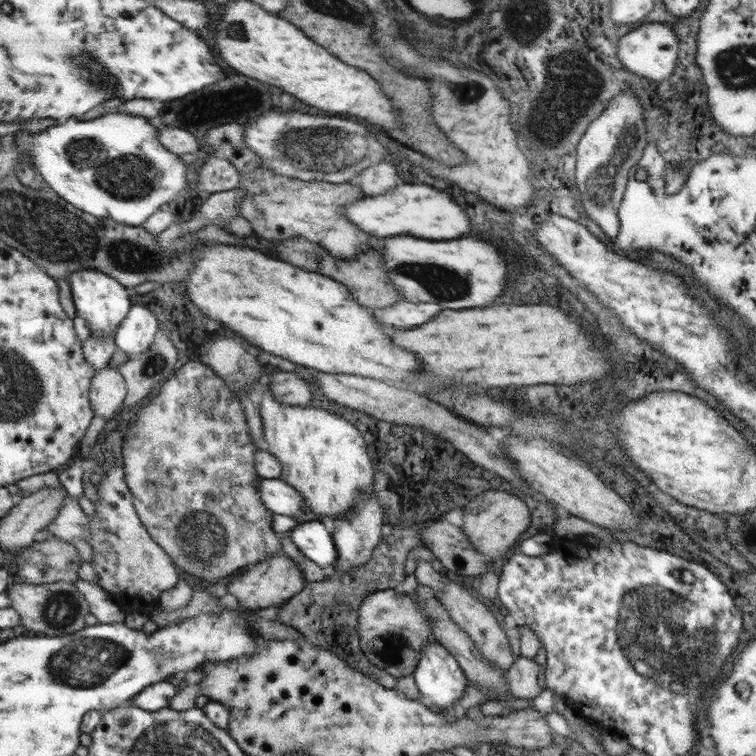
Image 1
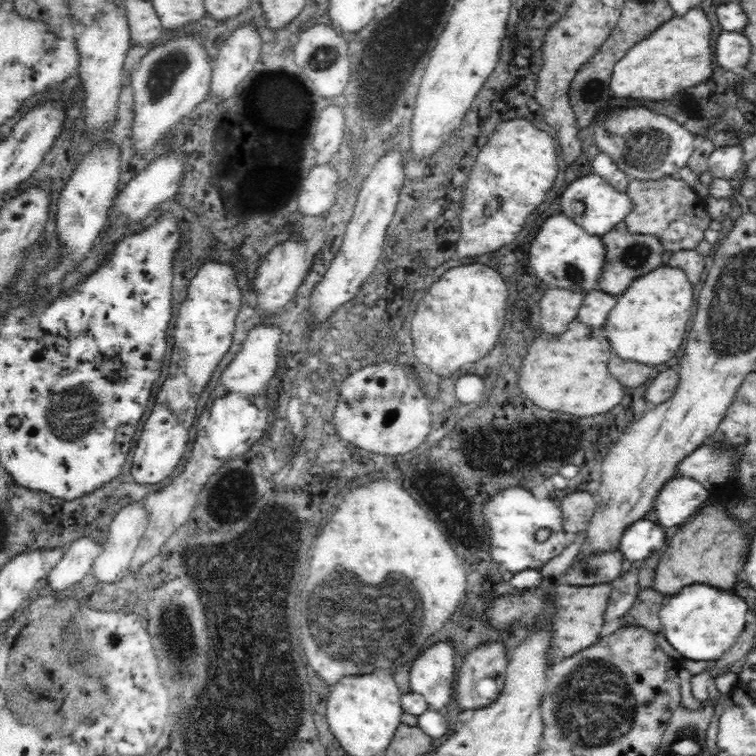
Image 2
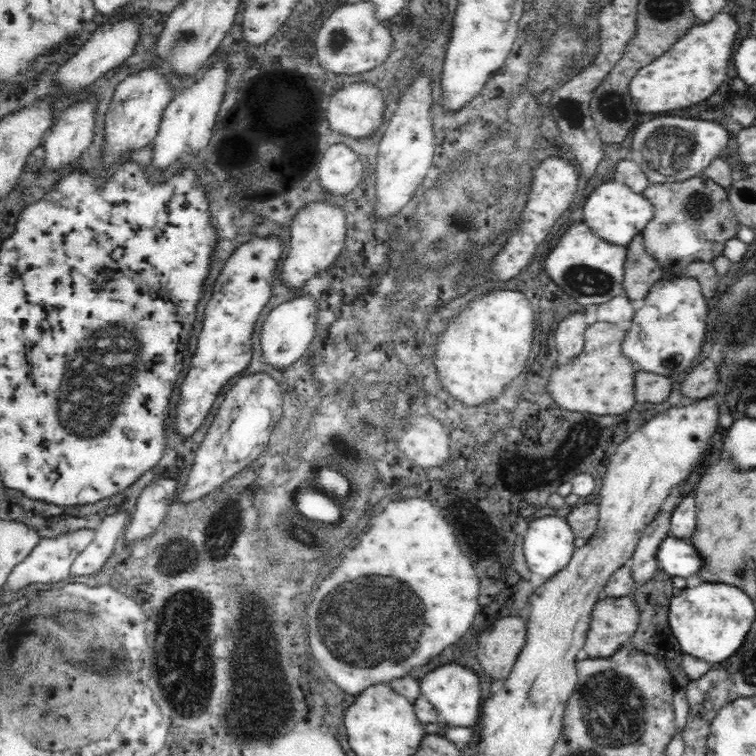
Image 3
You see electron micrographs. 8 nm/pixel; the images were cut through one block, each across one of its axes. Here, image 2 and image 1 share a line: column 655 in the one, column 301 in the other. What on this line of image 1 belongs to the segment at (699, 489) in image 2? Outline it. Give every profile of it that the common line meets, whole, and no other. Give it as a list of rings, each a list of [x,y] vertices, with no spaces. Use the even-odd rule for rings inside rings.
[[[260,476],[257,479],[257,494],[265,510],[271,514],[283,514],[296,520],[295,516],[305,511],[303,496],[281,479],[264,479]]]

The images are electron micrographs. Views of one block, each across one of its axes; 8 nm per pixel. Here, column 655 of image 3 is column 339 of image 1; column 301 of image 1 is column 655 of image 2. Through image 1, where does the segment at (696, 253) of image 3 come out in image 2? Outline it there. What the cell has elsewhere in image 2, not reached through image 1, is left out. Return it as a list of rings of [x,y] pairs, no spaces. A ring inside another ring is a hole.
[[[673,176],[658,180],[632,179],[627,187],[626,194],[633,204],[630,214],[623,220],[627,229],[631,233],[654,235],[663,244],[667,255],[682,250],[695,250],[704,240],[710,222],[706,212],[705,195],[693,189],[684,179],[677,179]]]

